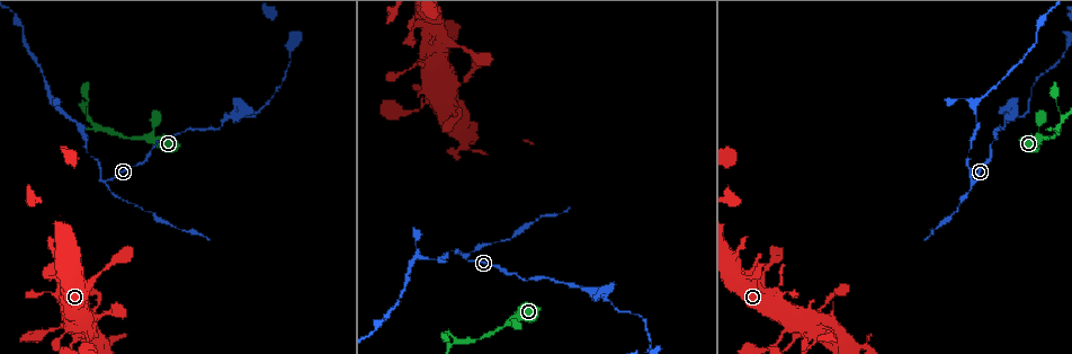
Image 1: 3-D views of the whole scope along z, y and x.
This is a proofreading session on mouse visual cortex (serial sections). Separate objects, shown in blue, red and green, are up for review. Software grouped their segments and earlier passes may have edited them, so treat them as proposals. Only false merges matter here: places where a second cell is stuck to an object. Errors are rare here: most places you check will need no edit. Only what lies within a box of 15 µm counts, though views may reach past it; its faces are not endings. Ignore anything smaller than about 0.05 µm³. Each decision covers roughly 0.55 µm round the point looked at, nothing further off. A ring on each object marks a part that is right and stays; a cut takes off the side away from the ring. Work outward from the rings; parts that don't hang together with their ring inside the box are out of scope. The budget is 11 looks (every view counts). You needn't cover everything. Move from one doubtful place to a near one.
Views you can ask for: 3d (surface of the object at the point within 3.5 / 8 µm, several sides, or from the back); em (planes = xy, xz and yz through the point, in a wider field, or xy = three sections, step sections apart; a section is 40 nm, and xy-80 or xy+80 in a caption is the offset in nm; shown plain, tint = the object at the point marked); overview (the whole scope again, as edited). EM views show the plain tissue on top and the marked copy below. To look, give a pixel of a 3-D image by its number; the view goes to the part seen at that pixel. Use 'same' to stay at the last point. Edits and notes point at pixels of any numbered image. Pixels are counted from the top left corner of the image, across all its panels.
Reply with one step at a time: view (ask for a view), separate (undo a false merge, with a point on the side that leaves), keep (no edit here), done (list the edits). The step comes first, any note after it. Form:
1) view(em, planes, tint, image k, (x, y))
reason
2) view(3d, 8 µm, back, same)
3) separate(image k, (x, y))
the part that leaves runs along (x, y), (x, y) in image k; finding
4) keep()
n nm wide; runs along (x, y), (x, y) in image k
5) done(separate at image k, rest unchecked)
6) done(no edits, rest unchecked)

view(3d, 8 µm, back, image 1, (516, 324))
calibre changes

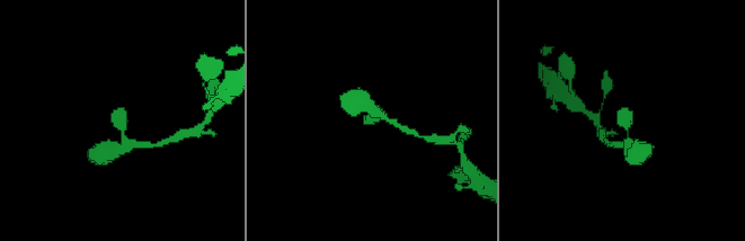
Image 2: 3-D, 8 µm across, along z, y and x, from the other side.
view(em, xy, step 3, tint, image 2, (368, 118))

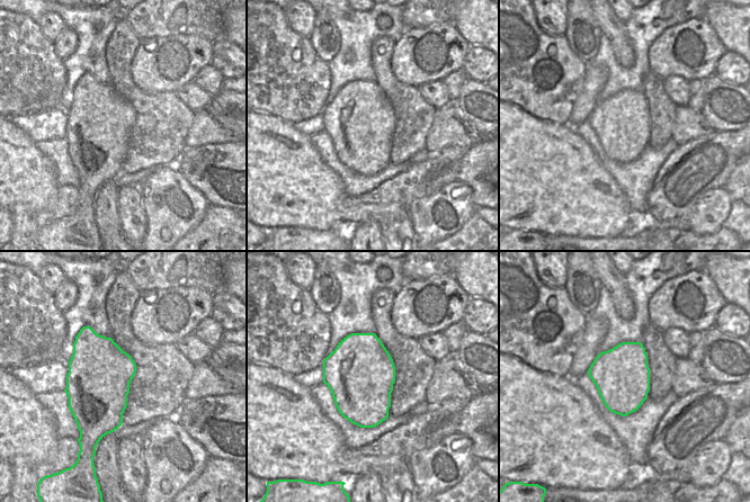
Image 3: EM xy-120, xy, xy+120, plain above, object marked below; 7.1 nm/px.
keep()
runs along (631, 149), (619, 109) in image 2; all the same cell

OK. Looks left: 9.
view(3d, 3.5 µm, image 1, (450, 343))
three arms meet

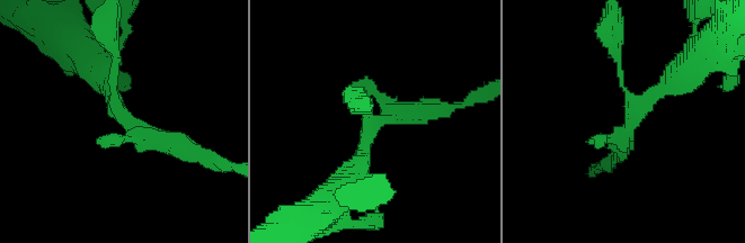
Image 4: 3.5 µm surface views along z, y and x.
keep()
runs along (192, 150), (118, 111), (115, 53) in image 4; one cell here

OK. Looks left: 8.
view(em, xy, step 3, tint, image 1, (969, 152))
thin neck

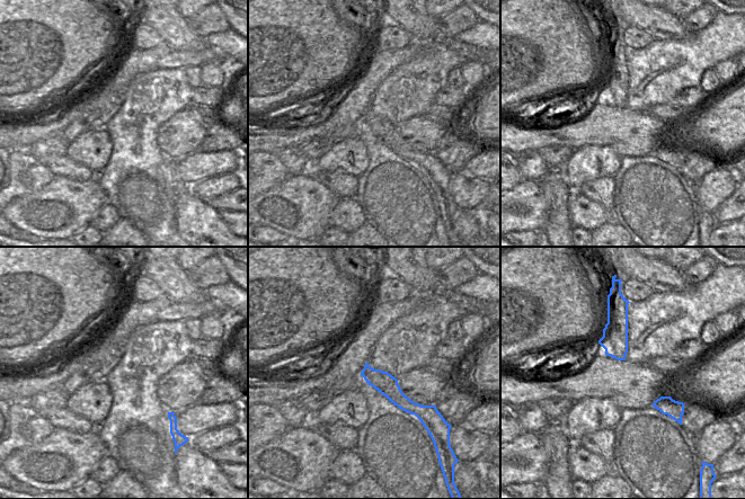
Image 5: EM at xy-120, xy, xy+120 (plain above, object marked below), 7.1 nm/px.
view(3d, 3.5 µm, same)
wider look

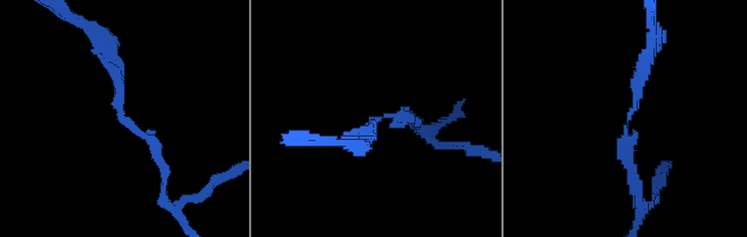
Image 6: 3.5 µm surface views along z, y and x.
keep()
arms of 100, 150 nm; runs along (639, 187), (624, 139), (650, 60) in image 6; one cell here

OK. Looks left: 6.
view(3d, 8 µm, image 1, (973, 107))
sharp bend

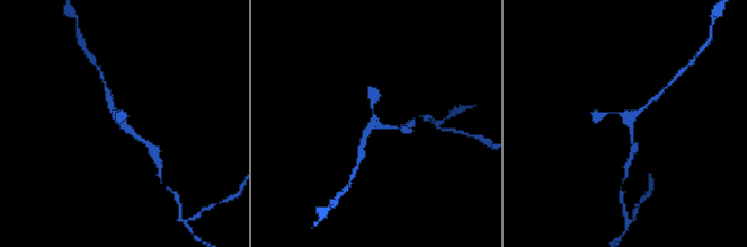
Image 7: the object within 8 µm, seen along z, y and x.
view(3d, 3.5 µm, image 7, (121, 125))
zoom in

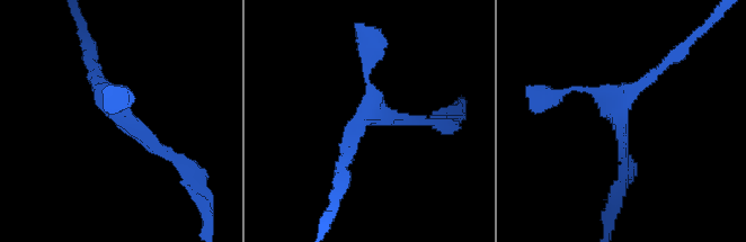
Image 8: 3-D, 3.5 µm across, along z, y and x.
view(em, planes, tint, image 8, (366, 118))

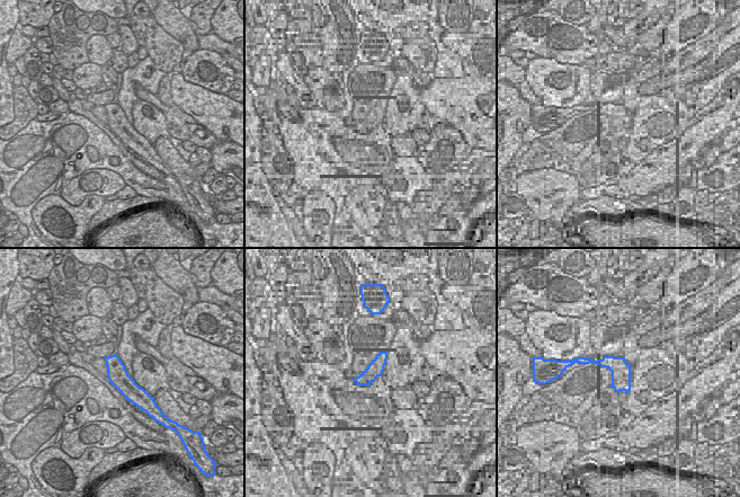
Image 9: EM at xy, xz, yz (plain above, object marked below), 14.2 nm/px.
keep()
runs along (175, 158), (101, 95), (88, 61) in image 8; continuous, no second cell

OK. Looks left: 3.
done(no edits, rest unchecked)

